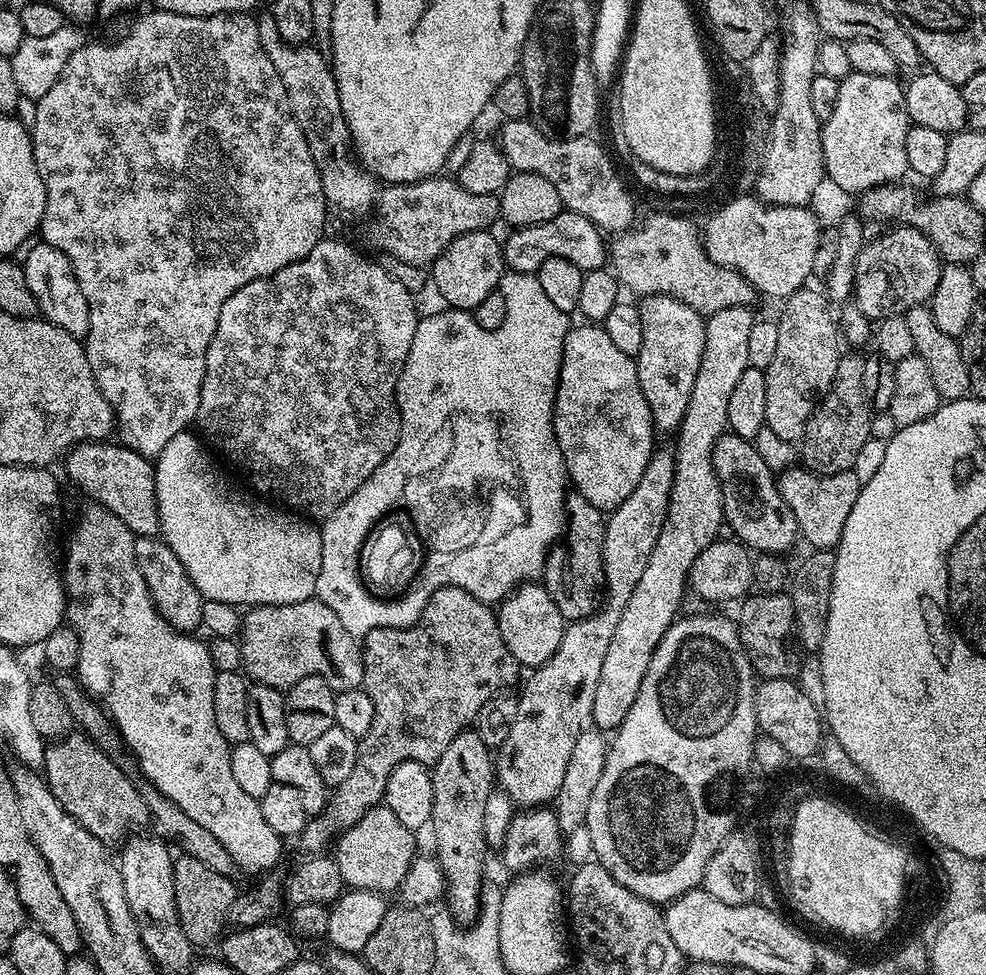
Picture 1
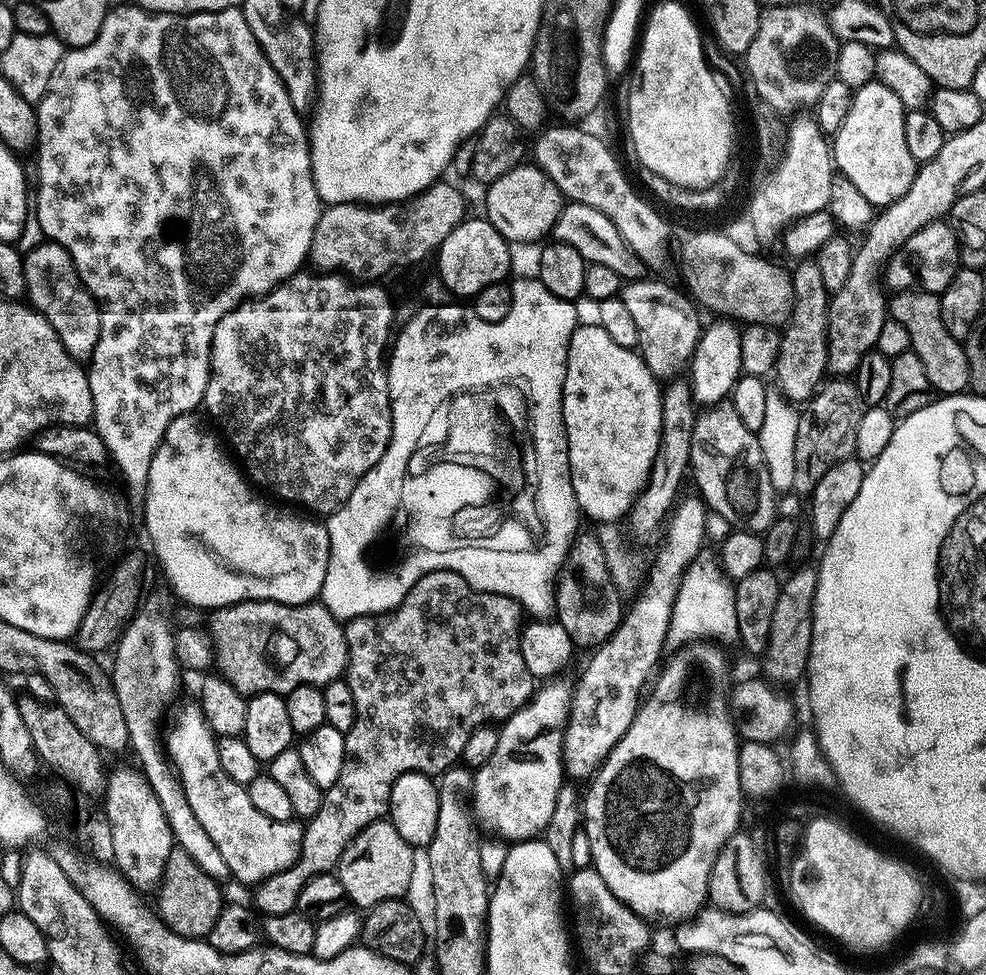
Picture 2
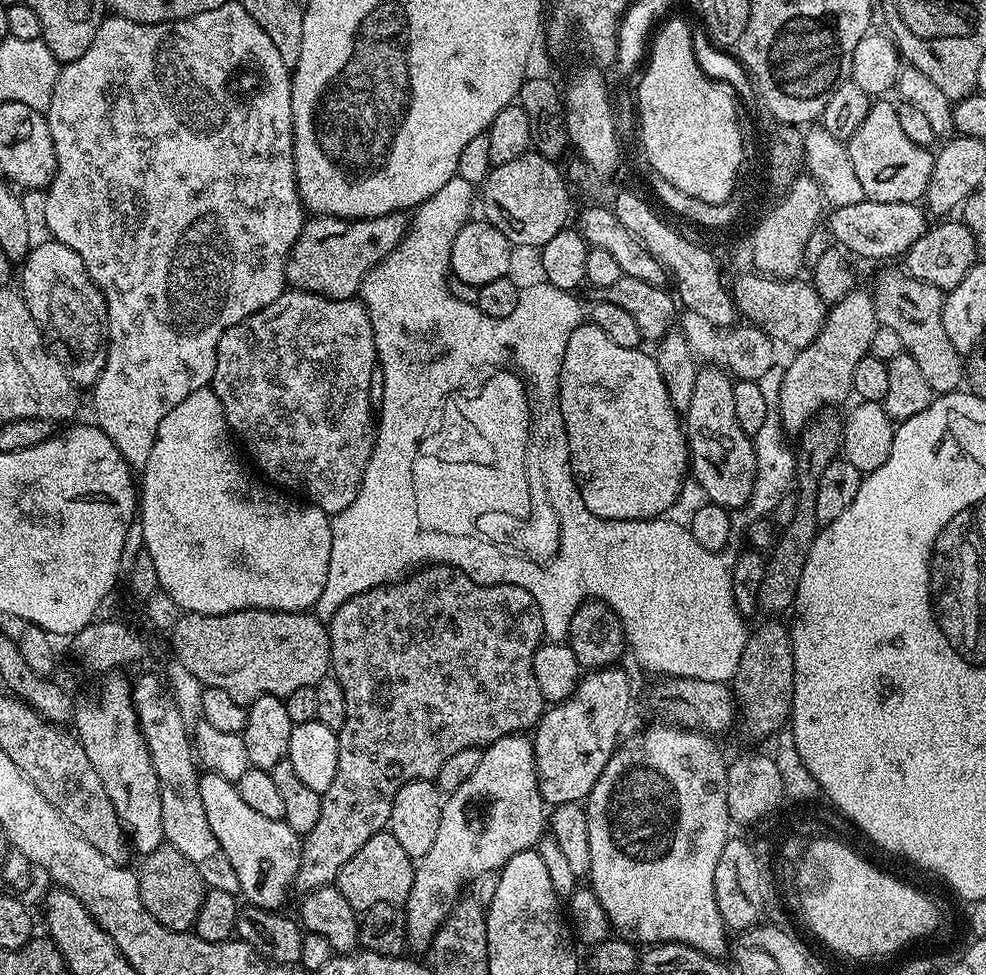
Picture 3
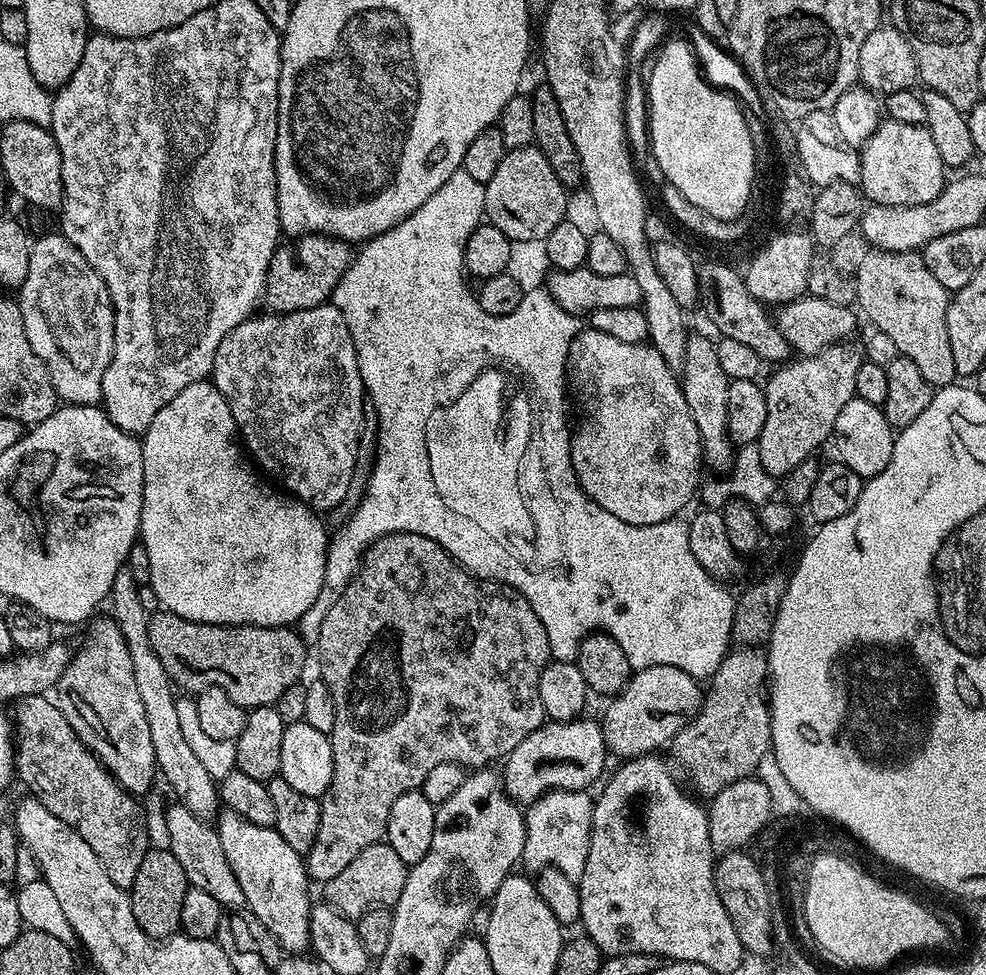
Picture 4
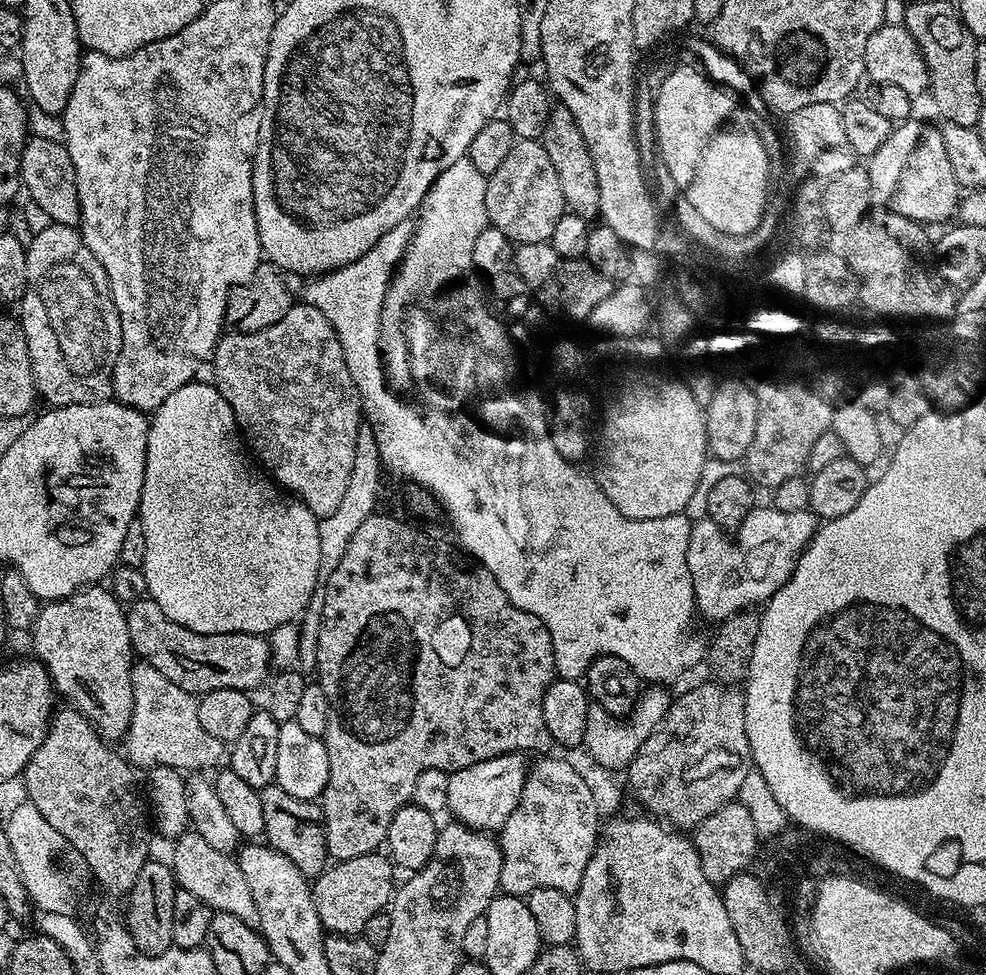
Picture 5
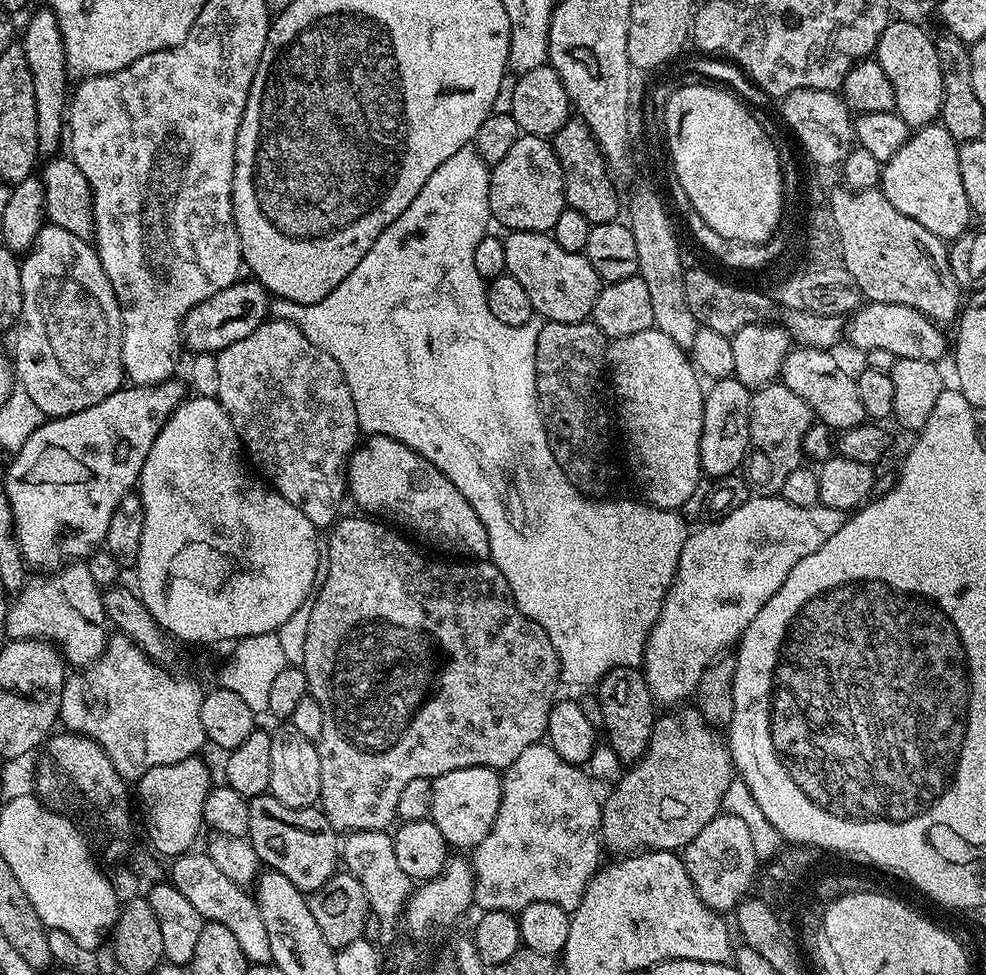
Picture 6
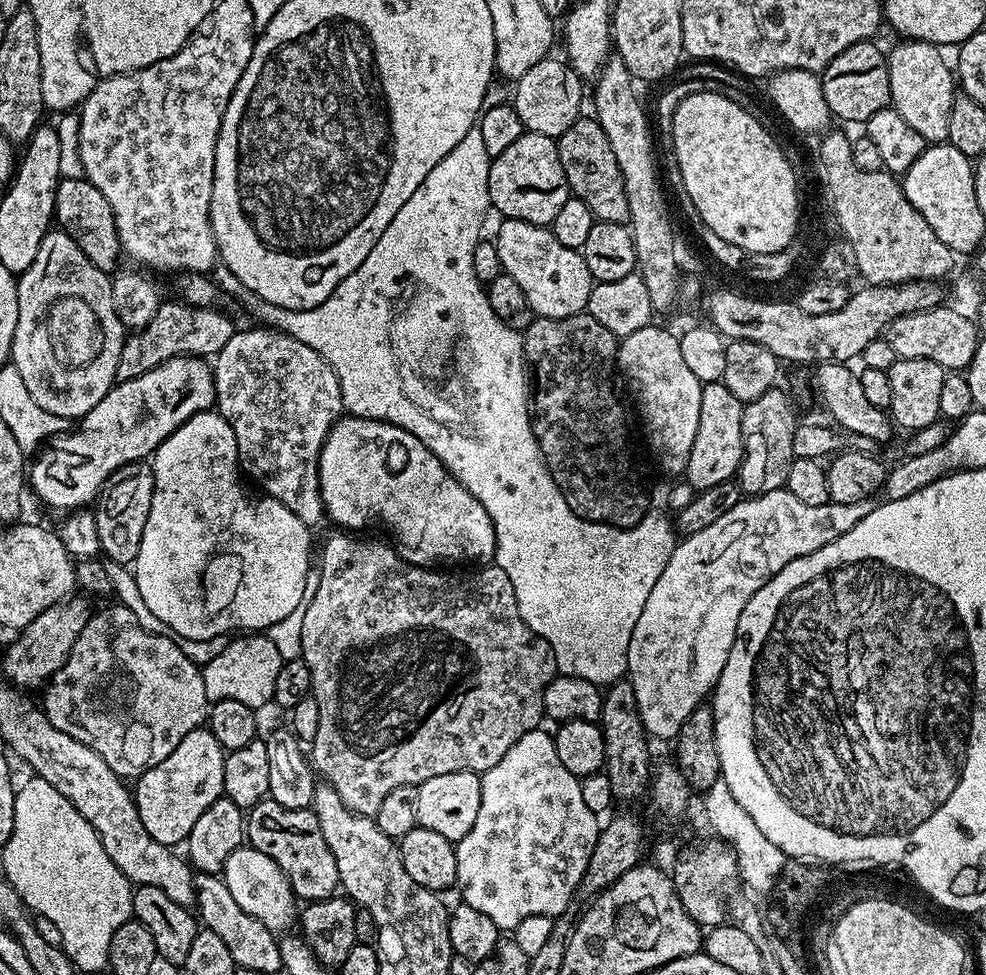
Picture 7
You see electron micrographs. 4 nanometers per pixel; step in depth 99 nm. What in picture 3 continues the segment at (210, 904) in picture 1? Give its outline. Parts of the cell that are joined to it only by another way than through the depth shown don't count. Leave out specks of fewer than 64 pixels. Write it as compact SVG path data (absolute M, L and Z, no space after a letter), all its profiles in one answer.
M160 844L158 850L147 853L138 867L140 878L140 897L142 906L146 906L149 914L162 926L175 932L189 931L198 918L198 906L202 906L205 894L204 883L194 870L190 858L182 854L173 844Z

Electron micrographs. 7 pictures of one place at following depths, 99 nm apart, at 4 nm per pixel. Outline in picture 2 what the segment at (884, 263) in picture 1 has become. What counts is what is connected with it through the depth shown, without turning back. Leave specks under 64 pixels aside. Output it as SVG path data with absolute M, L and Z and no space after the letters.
M935 220L930 226L918 230L906 242L900 251L888 260L882 273L885 285L892 287L893 293L916 289L922 292L942 294L960 271L960 242L957 233L953 232L951 223Z

